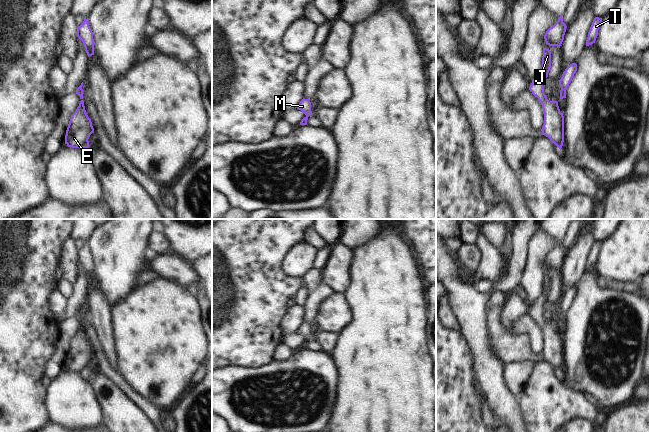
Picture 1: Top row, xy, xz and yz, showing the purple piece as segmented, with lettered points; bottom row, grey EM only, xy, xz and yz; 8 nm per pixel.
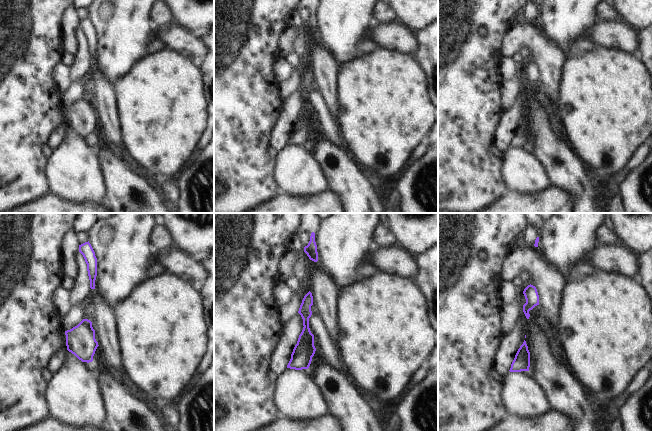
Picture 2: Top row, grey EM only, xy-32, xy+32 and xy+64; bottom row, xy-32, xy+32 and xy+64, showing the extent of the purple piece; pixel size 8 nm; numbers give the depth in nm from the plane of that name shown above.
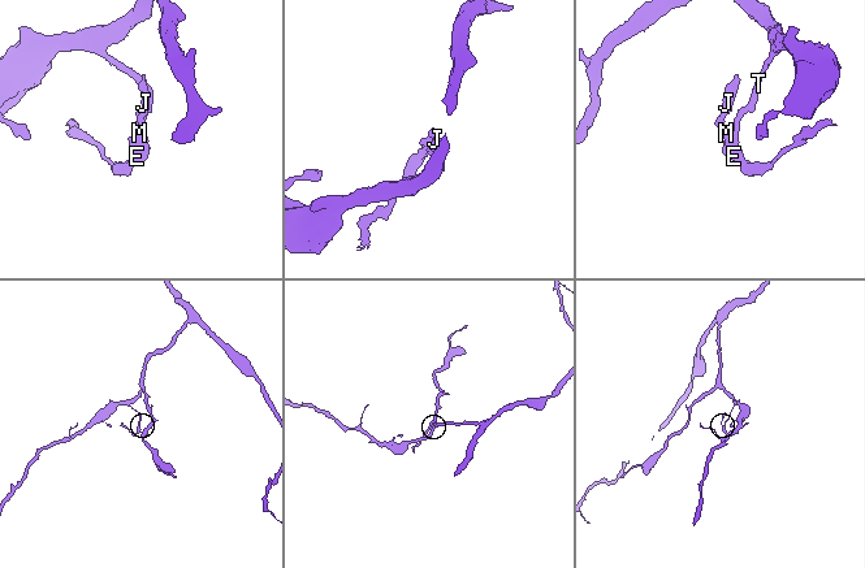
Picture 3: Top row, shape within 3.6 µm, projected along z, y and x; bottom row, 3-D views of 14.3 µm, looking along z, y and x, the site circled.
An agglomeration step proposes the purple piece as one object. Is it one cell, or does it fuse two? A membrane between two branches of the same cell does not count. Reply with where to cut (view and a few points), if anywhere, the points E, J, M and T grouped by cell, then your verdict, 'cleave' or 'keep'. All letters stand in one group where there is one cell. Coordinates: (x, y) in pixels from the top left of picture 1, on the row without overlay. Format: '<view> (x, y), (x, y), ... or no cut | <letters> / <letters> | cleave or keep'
xy (79, 329), (83, 330) | E J M / T | cleave

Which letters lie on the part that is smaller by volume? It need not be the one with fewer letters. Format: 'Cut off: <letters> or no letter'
Cut off: E, J, M

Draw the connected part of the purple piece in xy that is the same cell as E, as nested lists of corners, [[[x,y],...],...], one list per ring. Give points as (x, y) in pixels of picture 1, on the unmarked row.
[[[78,330],[71,339],[66,354],[65,368],[72,372],[88,372],[88,363],[93,356],[94,352],[86,337],[85,330]]]

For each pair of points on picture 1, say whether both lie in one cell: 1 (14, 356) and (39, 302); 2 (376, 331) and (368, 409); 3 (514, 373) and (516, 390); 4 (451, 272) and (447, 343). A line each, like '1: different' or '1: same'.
1: same
2: same
3: same
4: different

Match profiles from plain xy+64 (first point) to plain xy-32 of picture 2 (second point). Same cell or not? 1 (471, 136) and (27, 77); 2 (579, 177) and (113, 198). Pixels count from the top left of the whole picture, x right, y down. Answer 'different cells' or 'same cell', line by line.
1: same cell
2: same cell

